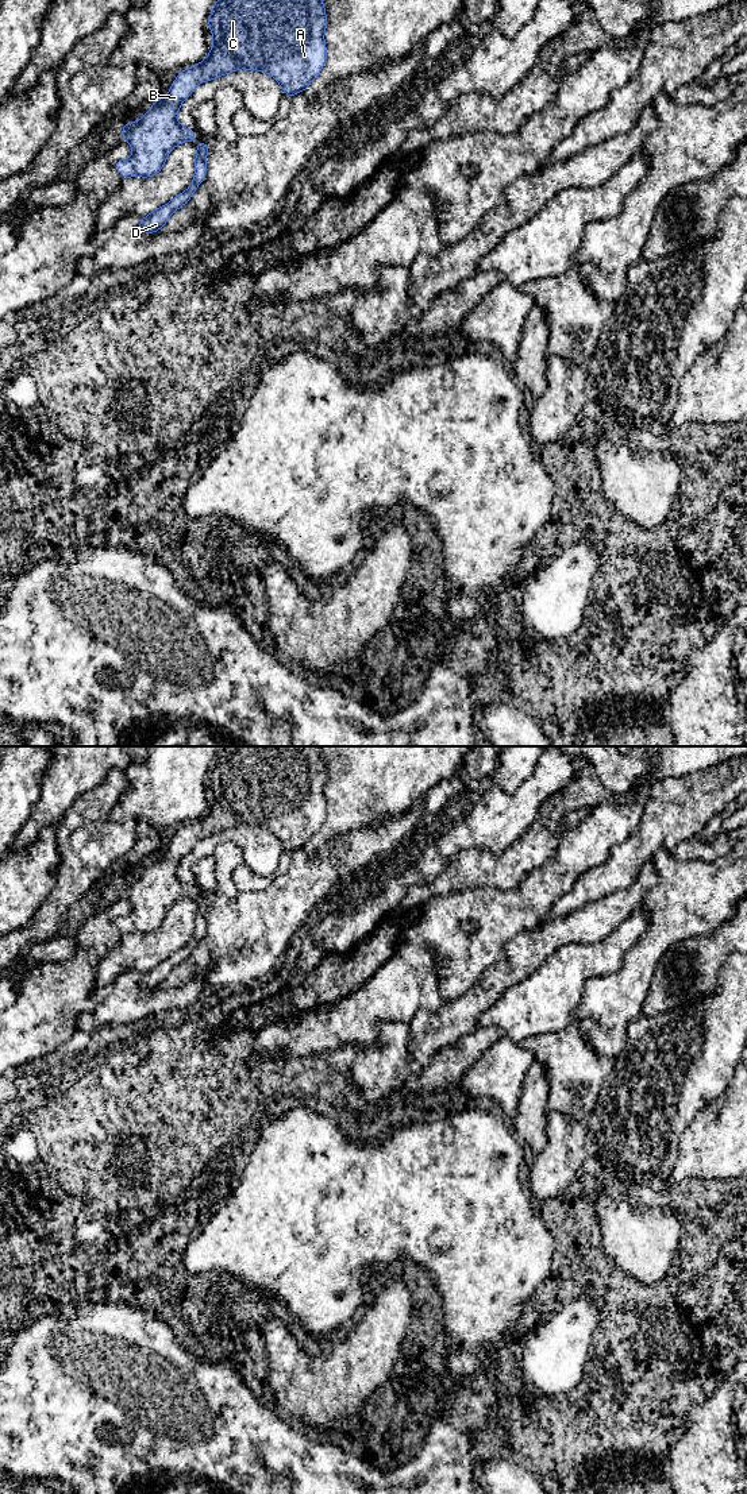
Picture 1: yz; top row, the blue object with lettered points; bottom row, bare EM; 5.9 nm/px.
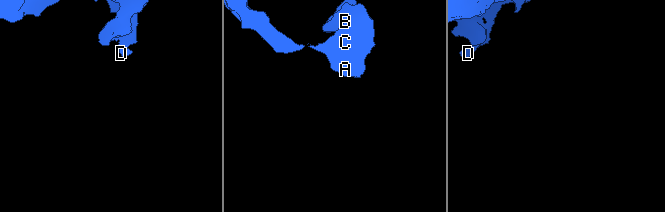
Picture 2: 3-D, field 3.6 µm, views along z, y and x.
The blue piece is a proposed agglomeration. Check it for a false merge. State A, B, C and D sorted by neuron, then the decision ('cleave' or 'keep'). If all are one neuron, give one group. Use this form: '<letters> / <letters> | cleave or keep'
A B C D | keep

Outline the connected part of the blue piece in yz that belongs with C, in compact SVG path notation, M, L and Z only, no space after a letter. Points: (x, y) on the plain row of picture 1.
M227 746L216 756L208 783L213 794L208 812L180 826L169 849L154 857L142 875L122 881L122 892L134 907L128 915L115 919L123 934L149 934L158 930L168 910L178 899L197 895L193 885L184 884L177 876L182 857L193 849L196 841L247 825L270 830L281 841L284 850L293 853L304 848L326 821L327 769L323 746Z

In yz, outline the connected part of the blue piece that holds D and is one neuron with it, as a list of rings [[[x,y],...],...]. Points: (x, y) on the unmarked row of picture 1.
[[[200,897],[200,900],[196,903],[196,915],[195,915],[195,931],[192,939],[188,942],[188,945],[176,953],[172,954],[170,958],[165,960],[163,962],[153,965],[153,968],[149,972],[142,973],[138,984],[142,989],[154,989],[159,987],[172,969],[177,965],[180,965],[182,961],[185,961],[195,947],[197,946],[197,942],[204,938],[205,929],[207,929],[207,920],[205,915],[209,907],[209,900],[205,897]]]

